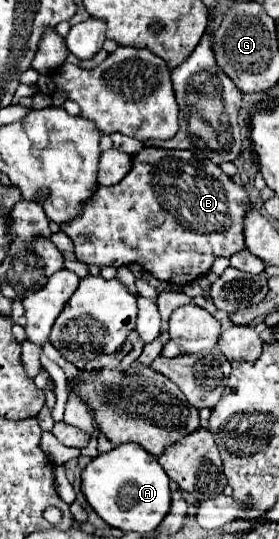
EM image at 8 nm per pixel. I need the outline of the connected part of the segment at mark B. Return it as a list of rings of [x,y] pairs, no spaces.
[[[142,149],[134,155],[130,173],[112,187],[98,187],[92,201],[78,219],[62,223],[62,231],[74,241],[76,259],[96,267],[130,267],[138,263],[156,279],[170,285],[186,285],[198,275],[210,271],[214,259],[230,257],[244,249],[242,219],[250,211],[250,195],[234,183],[218,165],[198,159],[192,151],[176,149]]]

